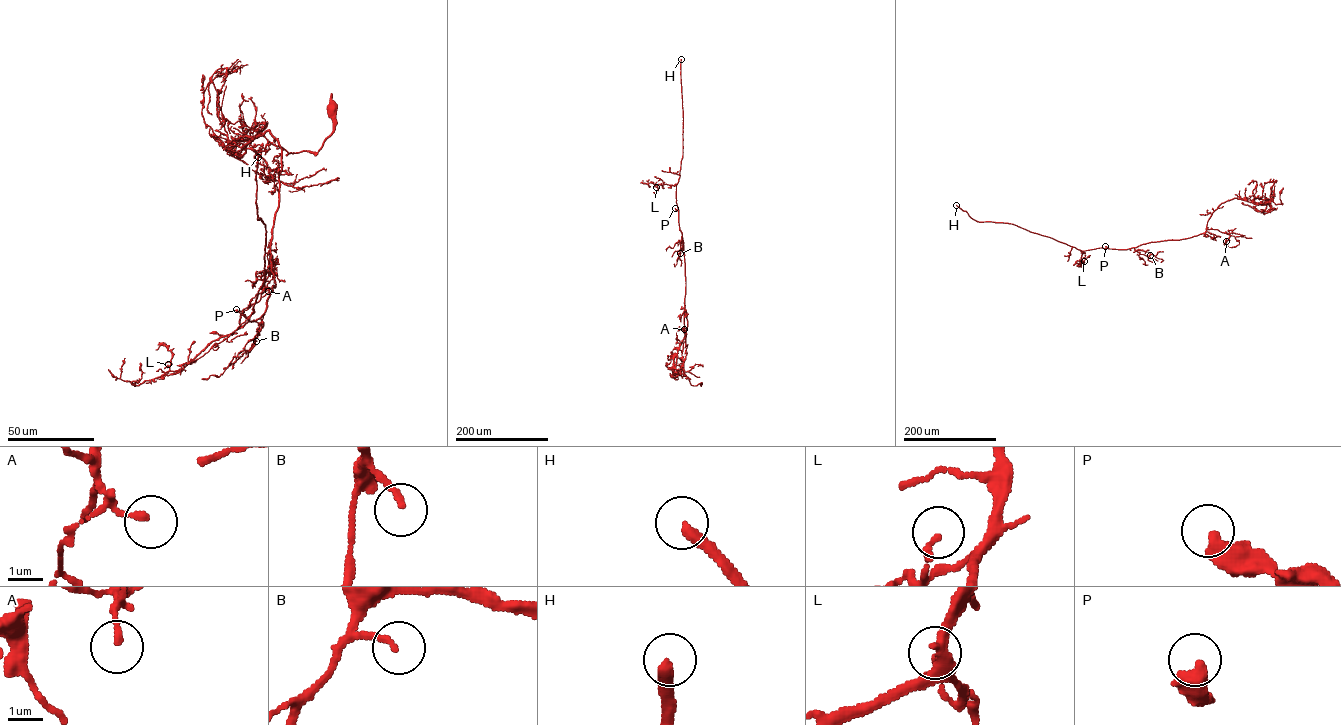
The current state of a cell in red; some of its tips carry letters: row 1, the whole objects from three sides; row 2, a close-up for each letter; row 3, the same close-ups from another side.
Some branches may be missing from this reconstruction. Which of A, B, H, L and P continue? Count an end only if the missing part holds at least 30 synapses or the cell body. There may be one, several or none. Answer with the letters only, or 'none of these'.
B, H

